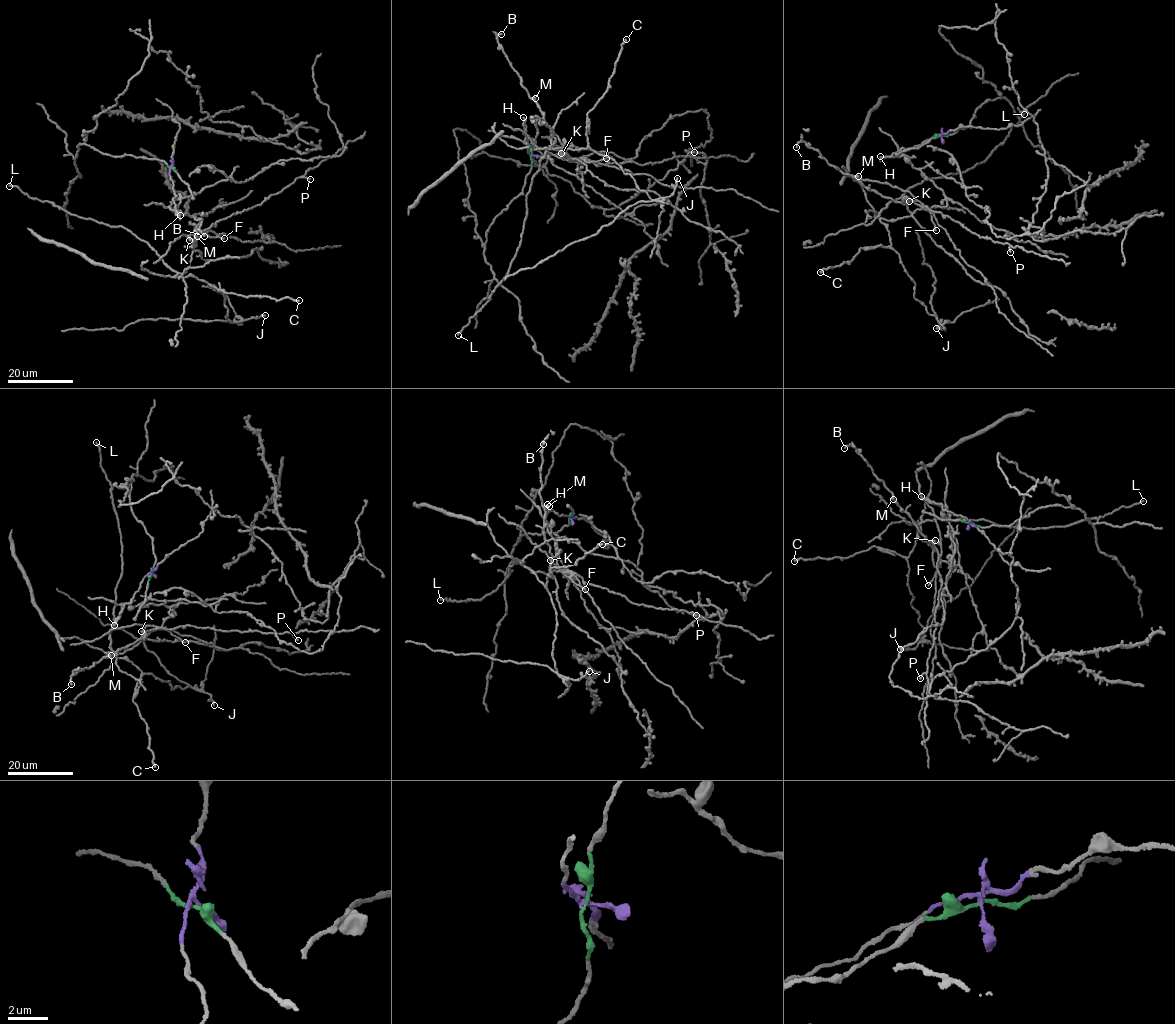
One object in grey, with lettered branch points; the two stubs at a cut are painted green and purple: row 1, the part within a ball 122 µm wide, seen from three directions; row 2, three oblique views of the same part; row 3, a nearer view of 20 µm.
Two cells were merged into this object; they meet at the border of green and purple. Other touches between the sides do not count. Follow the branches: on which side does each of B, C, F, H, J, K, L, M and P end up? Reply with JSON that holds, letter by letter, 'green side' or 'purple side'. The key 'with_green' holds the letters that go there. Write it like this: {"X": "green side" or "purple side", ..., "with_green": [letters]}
{"B": "purple side", "C": "purple side", "F": "purple side", "H": "purple side", "J": "purple side", "K": "purple side", "L": "purple side", "M": "purple side", "P": "purple side", "with_green": []}

